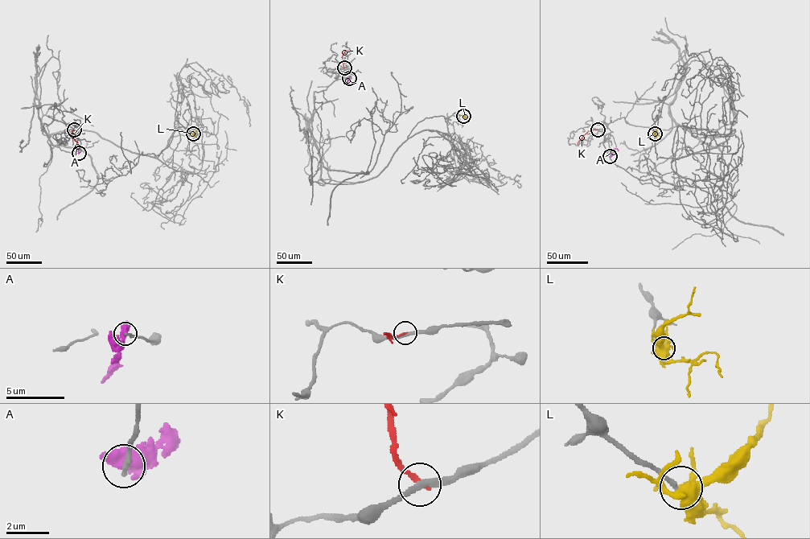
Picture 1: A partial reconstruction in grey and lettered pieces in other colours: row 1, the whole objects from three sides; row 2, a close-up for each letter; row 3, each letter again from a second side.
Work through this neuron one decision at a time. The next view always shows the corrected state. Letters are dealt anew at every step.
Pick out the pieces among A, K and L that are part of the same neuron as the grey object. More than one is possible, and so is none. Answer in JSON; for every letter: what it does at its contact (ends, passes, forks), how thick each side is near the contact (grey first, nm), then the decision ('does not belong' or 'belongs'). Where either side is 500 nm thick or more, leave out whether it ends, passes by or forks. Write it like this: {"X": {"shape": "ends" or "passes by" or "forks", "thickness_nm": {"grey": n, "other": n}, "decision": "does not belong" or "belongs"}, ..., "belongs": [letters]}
{"A": {"thickness_nm": {"grey": 280, "other": 750}, "decision": "does not belong"}, "K": {"shape": "ends", "thickness_nm": {"grey": 280, "other": 200}, "decision": "does not belong"}, "L": {"shape": "forks", "thickness_nm": {"grey": 200, "other": 440}, "decision": "does not belong"}, "belongs": []}

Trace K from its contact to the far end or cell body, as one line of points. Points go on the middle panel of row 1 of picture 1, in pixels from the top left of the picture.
K: (344, 67), (342, 55), (347, 50)

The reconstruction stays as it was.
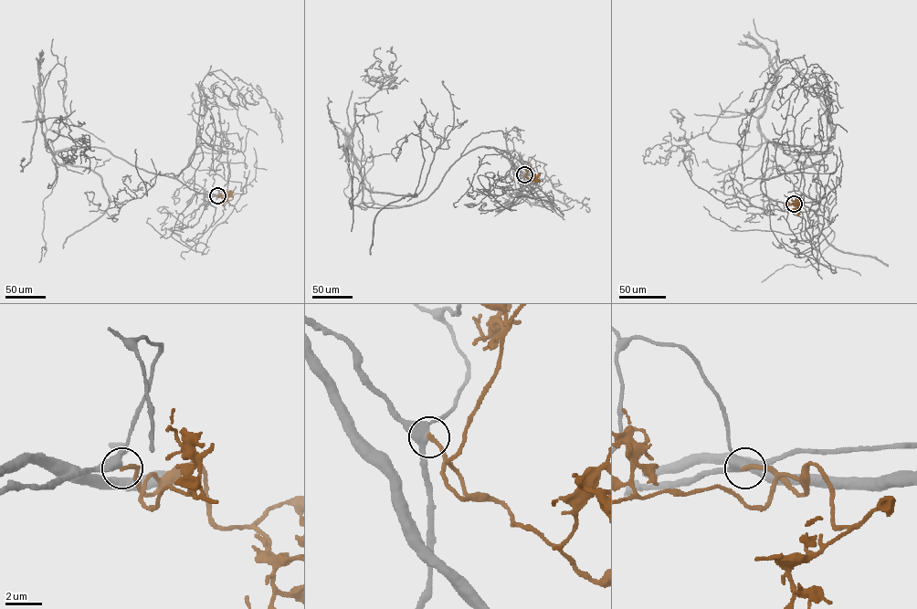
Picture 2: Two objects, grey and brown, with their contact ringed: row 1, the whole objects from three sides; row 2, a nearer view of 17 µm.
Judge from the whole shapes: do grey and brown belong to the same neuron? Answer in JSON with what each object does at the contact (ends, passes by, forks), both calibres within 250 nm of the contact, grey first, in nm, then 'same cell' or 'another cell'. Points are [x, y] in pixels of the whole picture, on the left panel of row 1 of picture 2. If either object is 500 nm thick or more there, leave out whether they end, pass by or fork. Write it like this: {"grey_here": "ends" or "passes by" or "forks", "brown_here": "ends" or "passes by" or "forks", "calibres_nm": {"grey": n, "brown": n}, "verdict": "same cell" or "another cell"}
{"grey_here": "forks", "brown_here": "ends", "calibres_nm": {"grey": 400, "brown": 240}, "verdict": "another cell"}

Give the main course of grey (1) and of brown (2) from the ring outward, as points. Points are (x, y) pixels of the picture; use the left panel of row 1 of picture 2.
1: (217, 195), (103, 149), (54, 155), (96, 173), (109, 199), (121, 203), (147, 195), (135, 149)
2: (217, 195), (223, 198), (228, 192), (233, 193)

